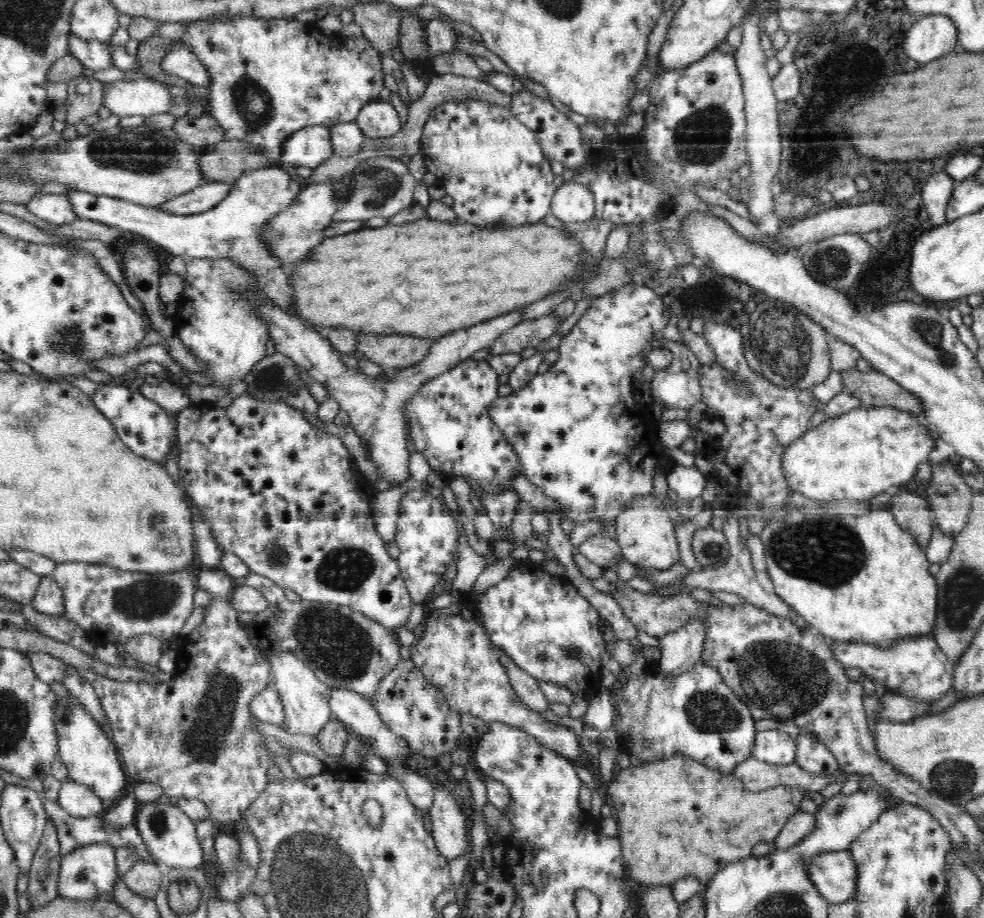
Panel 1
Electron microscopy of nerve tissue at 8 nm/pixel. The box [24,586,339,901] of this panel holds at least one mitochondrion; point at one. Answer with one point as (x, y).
(203, 737)

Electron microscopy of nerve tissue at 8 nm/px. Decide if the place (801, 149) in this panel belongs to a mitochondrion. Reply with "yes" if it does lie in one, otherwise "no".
yes

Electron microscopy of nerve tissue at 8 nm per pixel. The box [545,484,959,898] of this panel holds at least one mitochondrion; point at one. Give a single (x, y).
(782, 680)

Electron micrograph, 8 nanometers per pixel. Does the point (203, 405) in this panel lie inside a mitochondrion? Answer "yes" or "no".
no

